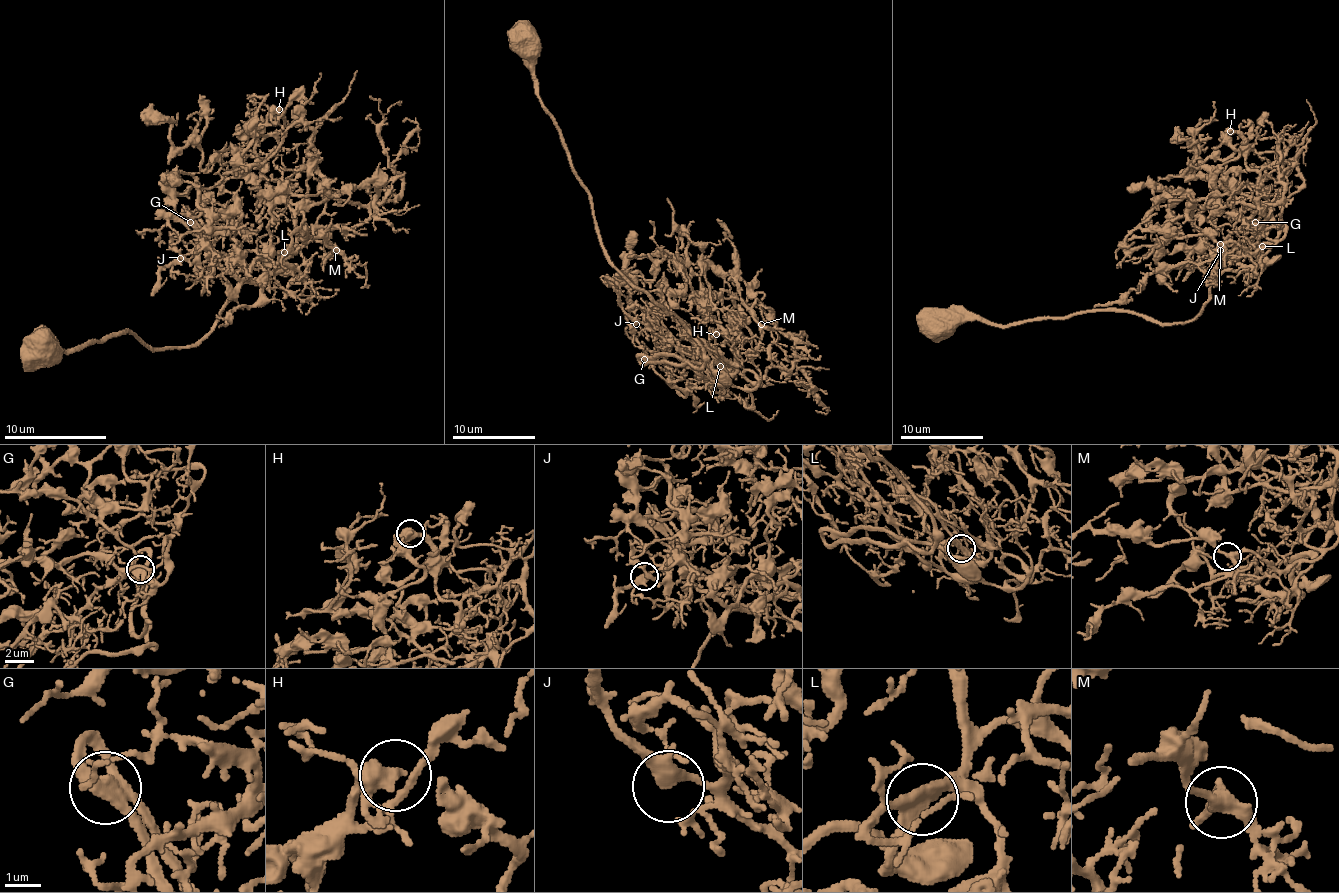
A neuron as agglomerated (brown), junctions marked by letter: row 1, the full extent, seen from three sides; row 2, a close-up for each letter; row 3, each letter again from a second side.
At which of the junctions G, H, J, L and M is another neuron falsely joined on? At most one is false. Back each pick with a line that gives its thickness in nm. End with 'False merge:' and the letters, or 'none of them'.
False merge: none of them

